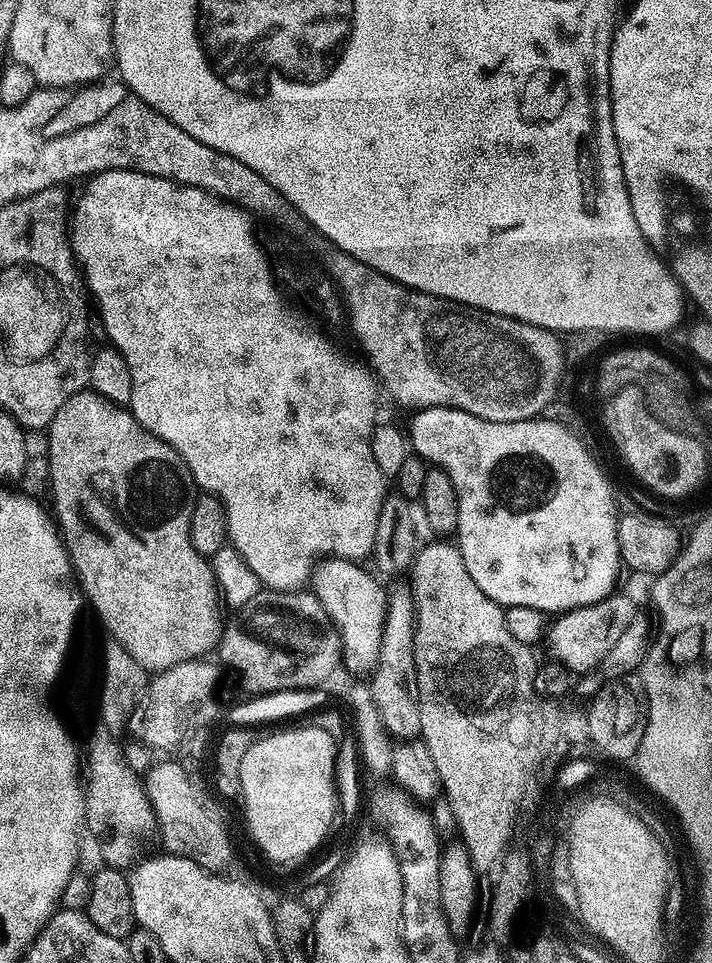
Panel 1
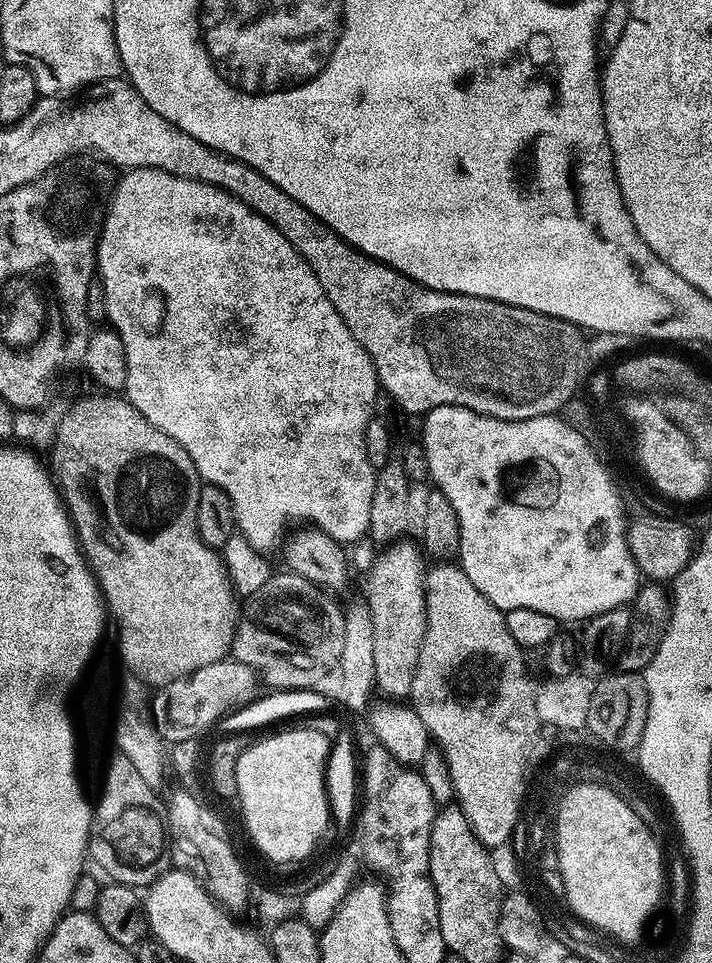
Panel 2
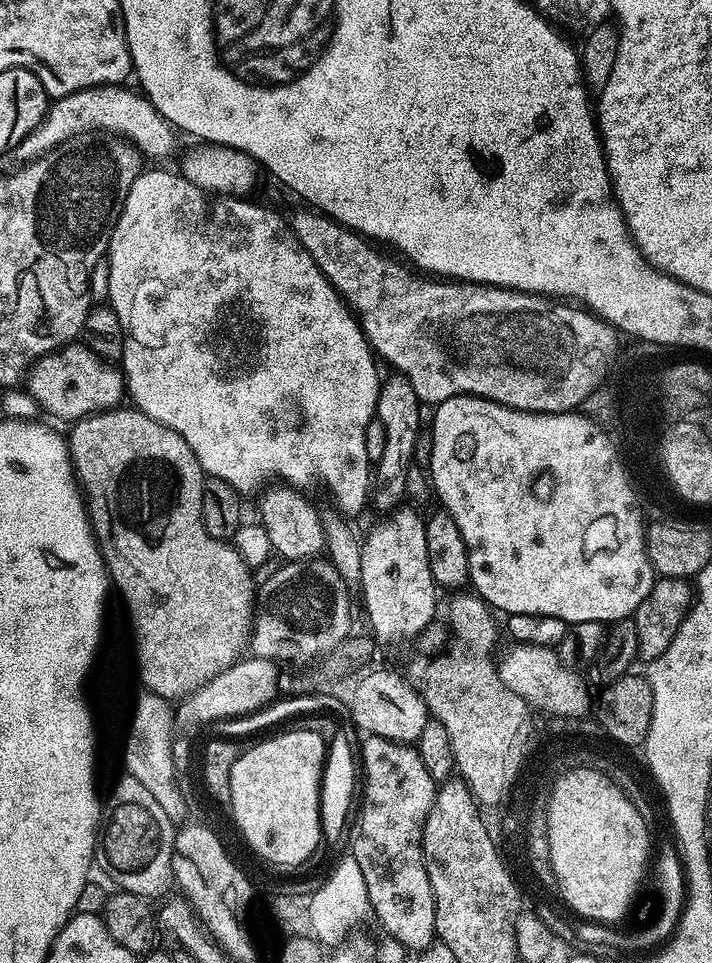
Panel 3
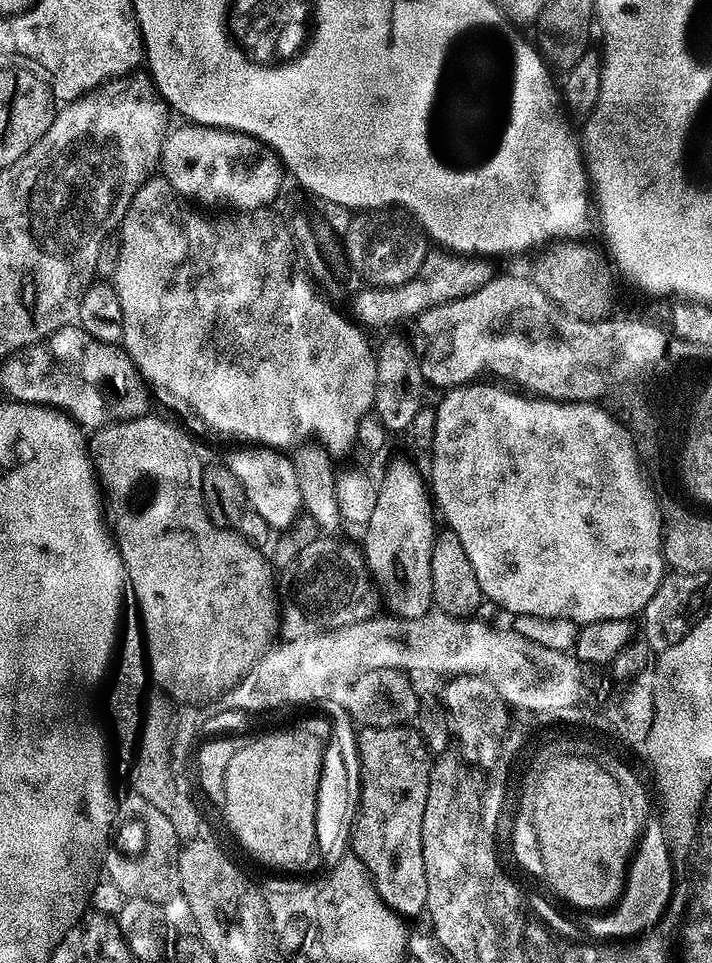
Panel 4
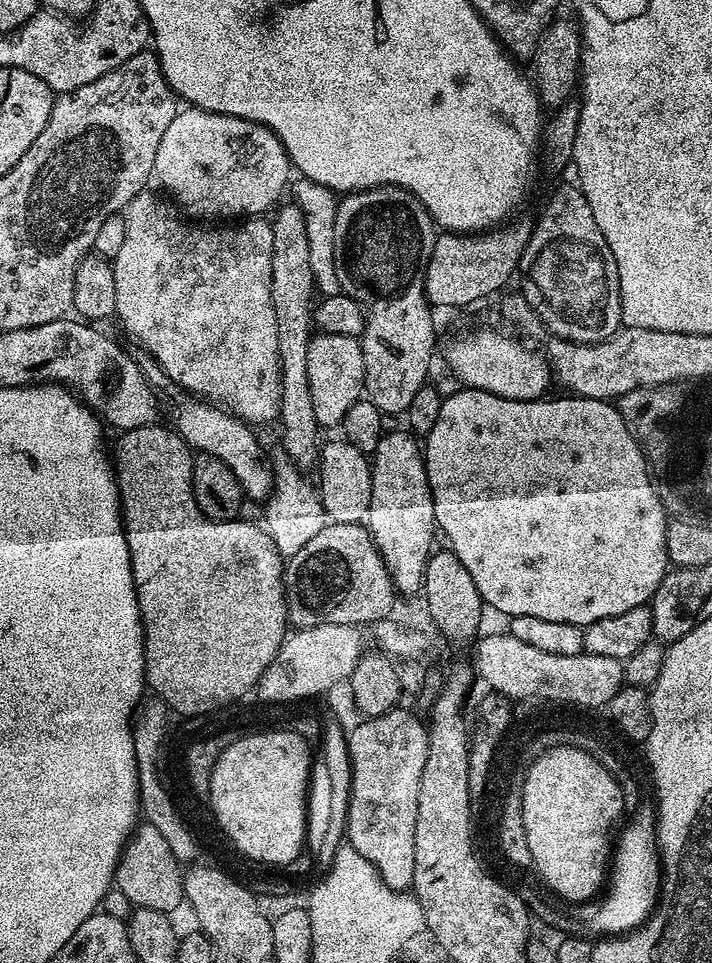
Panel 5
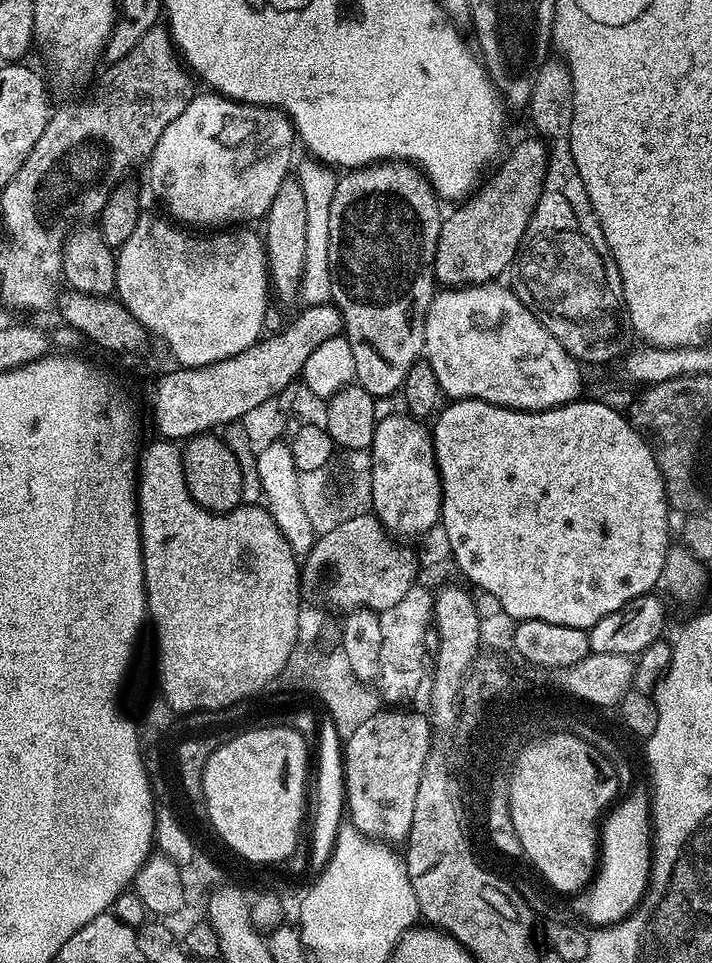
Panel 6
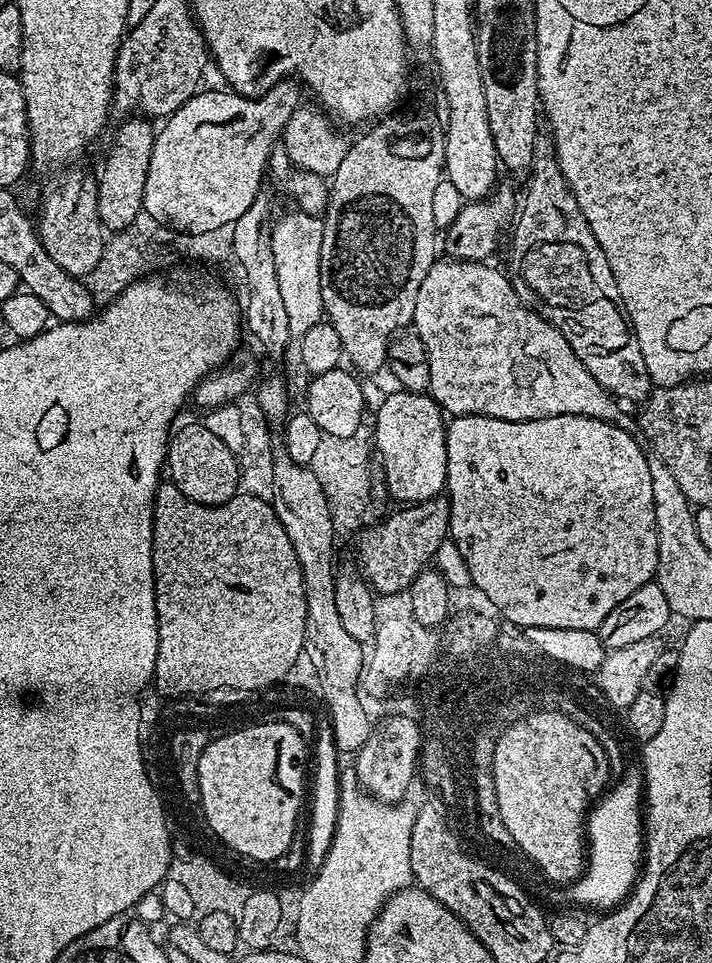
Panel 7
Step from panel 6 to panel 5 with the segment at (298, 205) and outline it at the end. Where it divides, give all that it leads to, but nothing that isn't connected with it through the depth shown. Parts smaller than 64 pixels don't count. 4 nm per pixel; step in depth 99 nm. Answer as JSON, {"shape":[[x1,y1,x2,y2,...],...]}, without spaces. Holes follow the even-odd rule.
{"shape":[[294,202,282,207,271,221,274,245,274,254,271,258,271,300,274,310,274,343,276,356,281,369,281,403,279,406,280,423,284,430,282,434,283,451,299,469,307,470,319,459,320,442,315,439,320,425,316,421,316,408,313,406,312,391,309,389,307,374,307,355,309,354,309,342,312,337,312,307,314,304,315,284,313,282,313,270,310,268,310,248,306,237,306,222,301,208]]}

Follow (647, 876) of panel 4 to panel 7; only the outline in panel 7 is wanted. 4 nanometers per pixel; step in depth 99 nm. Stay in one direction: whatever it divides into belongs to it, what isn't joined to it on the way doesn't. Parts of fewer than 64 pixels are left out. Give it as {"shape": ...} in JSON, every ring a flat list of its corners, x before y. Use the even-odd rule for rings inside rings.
{"shape":[[629,765,625,767,615,784,592,806,586,821,588,847,586,875,576,888,563,887,559,892,566,906,592,906,599,910,611,910,623,903,629,895,643,865,643,843,646,830,644,817,643,771]]}

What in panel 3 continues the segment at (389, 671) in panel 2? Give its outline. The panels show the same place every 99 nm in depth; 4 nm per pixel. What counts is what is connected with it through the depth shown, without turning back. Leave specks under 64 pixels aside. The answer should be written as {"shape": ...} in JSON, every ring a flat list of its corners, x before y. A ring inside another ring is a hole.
{"shape":[[398,510,377,526,365,539,361,547,362,584,359,595,364,598,364,612,368,615,371,635,376,636,381,645,400,644,412,640,428,623,437,619,438,585,430,574,430,558,426,554,426,530,424,520,416,512]]}

